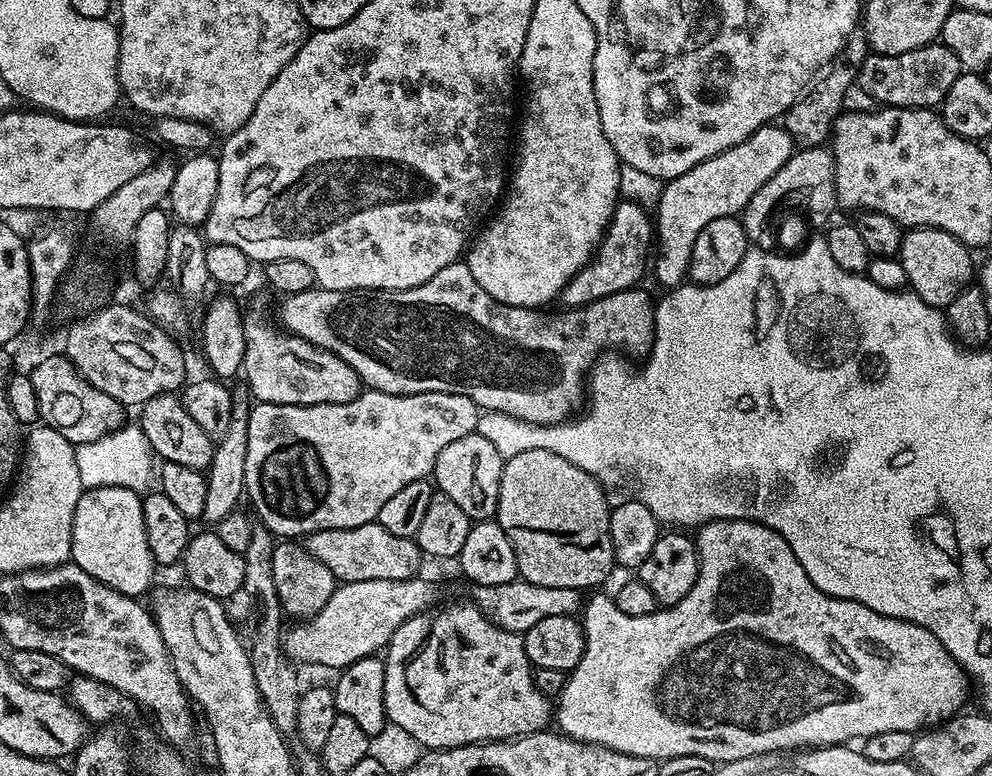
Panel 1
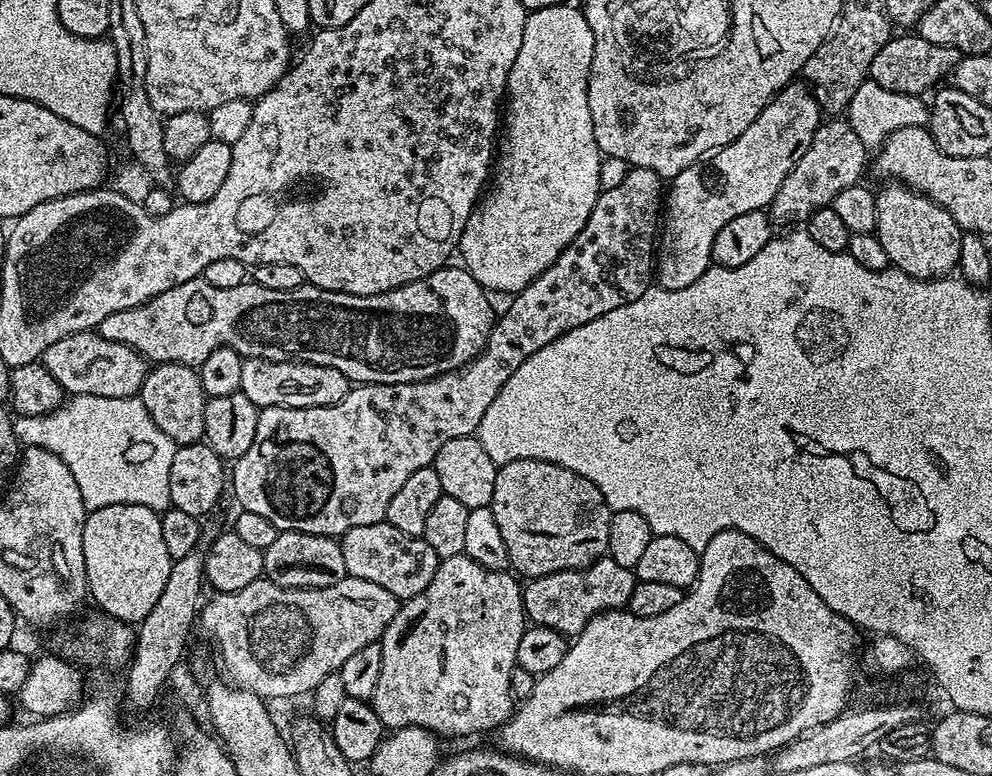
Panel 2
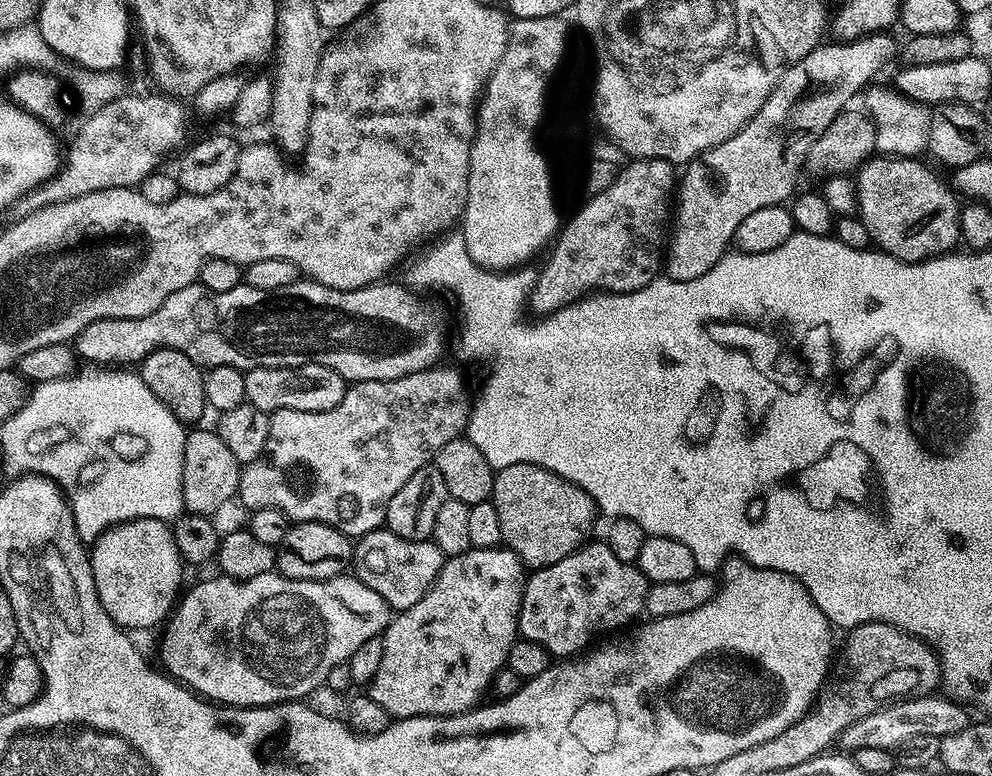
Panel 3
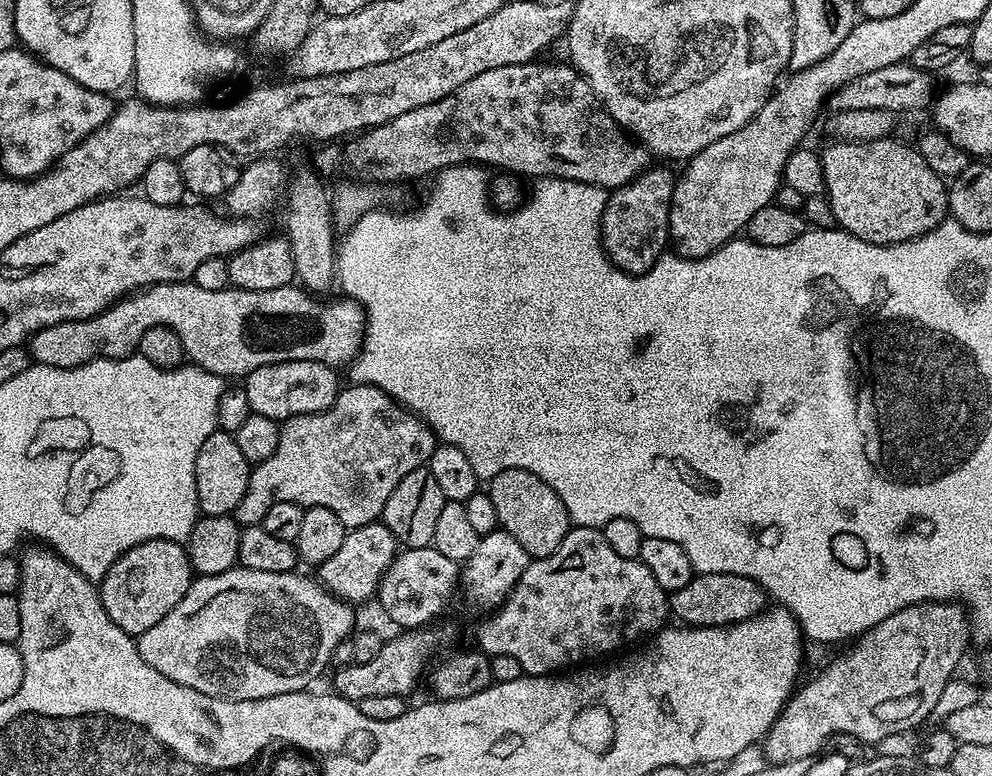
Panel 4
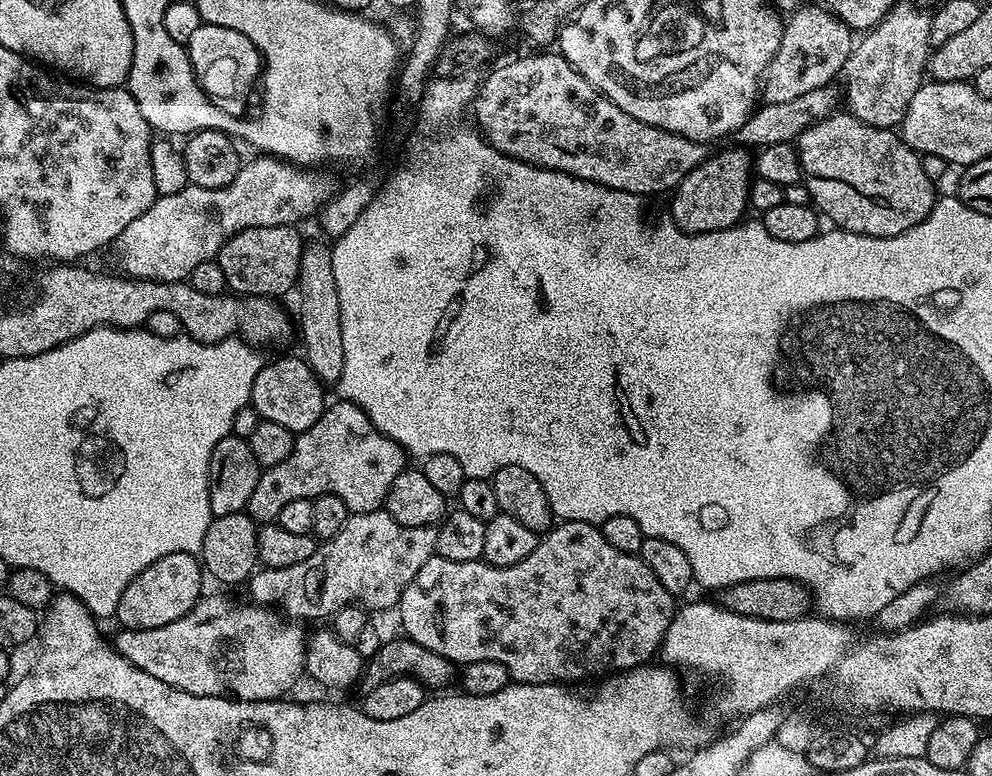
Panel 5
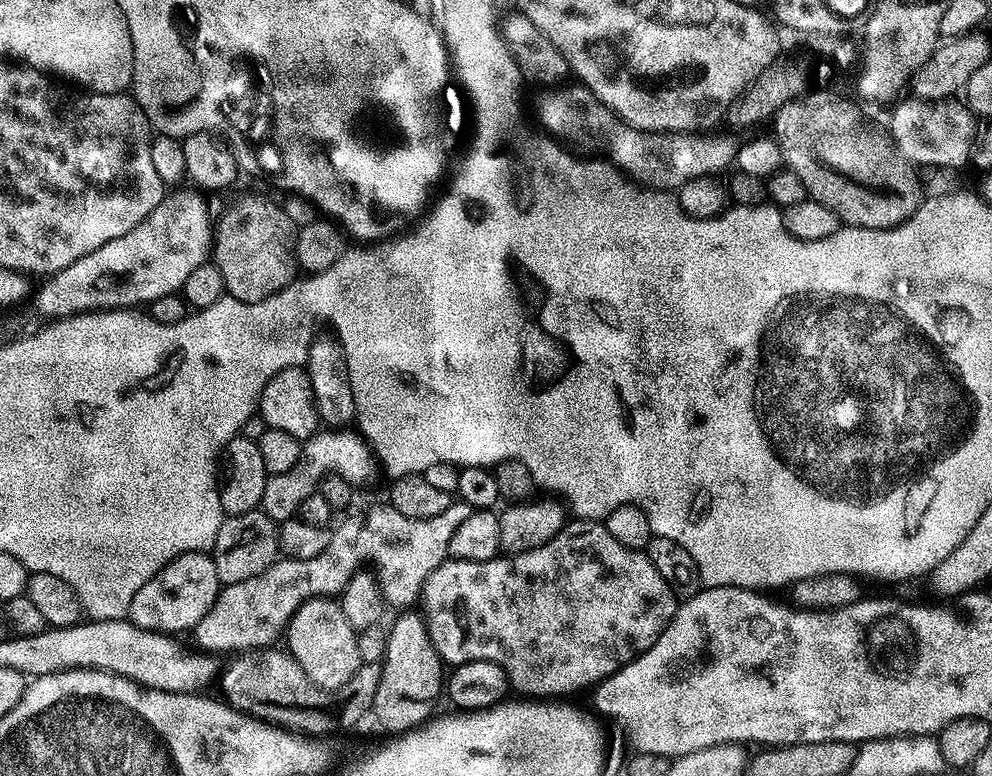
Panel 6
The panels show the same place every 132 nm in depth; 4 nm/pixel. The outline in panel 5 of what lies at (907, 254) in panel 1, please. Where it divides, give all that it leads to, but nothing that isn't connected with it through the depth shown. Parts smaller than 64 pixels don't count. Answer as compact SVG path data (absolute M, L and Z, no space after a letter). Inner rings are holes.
M837 110L811 124L794 147L800 156L802 183L808 187L811 203L825 217L828 215L837 229L863 236L897 236L927 218L938 199L938 192L932 189L934 182L922 172L921 157L909 144L893 129L866 126L847 110Z

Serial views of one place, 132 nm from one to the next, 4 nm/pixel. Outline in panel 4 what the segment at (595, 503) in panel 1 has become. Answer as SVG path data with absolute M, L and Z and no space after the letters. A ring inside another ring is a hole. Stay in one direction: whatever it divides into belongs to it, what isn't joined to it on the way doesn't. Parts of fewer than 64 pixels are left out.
M507 468L487 481L486 491L490 502L494 502L494 510L498 510L499 527L522 545L529 558L549 556L558 550L570 527L568 511L562 506L562 498L558 498L538 474L530 474L530 470L521 468Z

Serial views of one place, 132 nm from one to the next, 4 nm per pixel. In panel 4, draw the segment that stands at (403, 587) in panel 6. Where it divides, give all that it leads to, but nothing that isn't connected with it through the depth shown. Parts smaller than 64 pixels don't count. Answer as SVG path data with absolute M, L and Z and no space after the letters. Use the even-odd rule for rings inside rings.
M383 522L353 528L345 533L337 553L317 567L316 578L340 599L351 604L361 604L379 593L382 578L397 551L398 545L394 534L390 534Z

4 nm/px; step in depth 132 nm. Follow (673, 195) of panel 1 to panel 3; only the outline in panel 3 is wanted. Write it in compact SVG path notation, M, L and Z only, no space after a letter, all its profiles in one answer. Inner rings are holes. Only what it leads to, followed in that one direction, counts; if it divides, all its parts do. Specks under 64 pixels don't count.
M881 31L856 40L821 43L788 67L758 114L739 132L702 158L688 161L678 180L674 223L666 244L667 279L689 280L706 274L729 251L744 219L754 210L783 205L797 191L800 168L802 172L814 142L822 138L822 130L898 56L898 44L896 48L888 35Z

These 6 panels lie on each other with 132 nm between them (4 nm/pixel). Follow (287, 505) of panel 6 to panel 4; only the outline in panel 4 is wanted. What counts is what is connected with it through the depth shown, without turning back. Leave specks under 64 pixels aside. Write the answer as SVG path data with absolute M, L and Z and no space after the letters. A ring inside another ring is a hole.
M349 383L341 387L336 401L324 412L292 416L280 424L278 450L266 462L252 468L248 489L242 502L238 502L234 519L241 526L259 524L274 502L294 502L304 508L322 506L334 510L348 530L377 523L384 515L386 498L390 498L394 486L406 474L425 467L437 443L432 429L397 400L391 400L385 392L369 384Z

